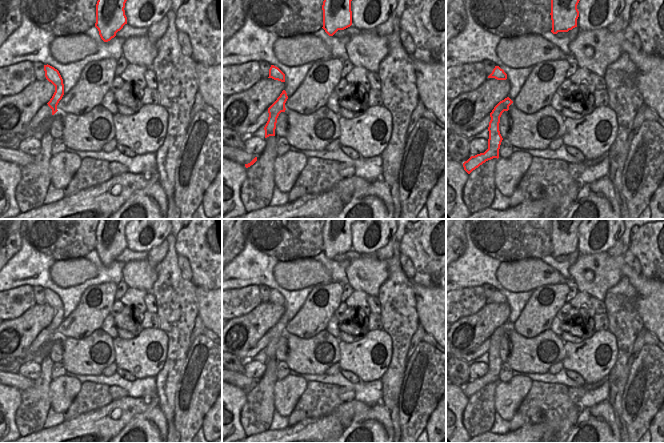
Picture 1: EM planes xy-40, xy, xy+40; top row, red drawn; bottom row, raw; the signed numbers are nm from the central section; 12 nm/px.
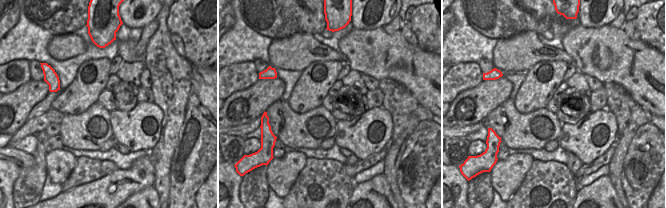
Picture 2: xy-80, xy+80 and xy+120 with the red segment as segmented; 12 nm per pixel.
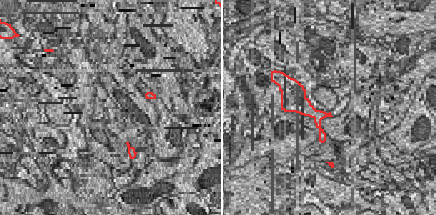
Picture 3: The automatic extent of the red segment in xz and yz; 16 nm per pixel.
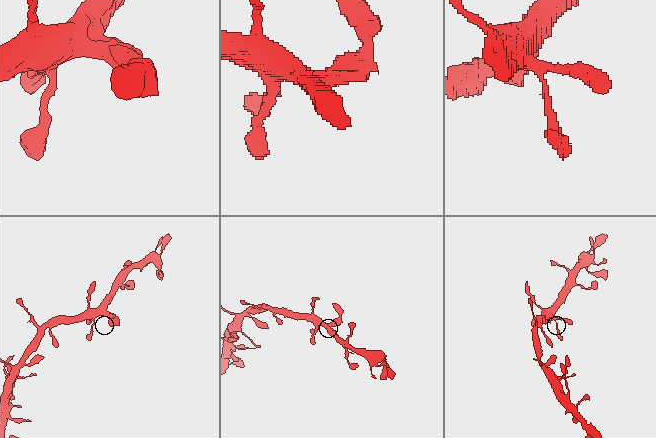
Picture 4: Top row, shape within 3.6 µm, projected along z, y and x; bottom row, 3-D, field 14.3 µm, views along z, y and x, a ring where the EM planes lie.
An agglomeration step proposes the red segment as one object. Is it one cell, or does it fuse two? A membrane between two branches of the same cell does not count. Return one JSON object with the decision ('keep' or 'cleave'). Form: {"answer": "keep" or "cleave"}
{"answer": "keep"}

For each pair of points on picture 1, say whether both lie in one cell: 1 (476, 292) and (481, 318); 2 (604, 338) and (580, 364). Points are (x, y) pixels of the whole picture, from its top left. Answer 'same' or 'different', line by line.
1: different
2: same

